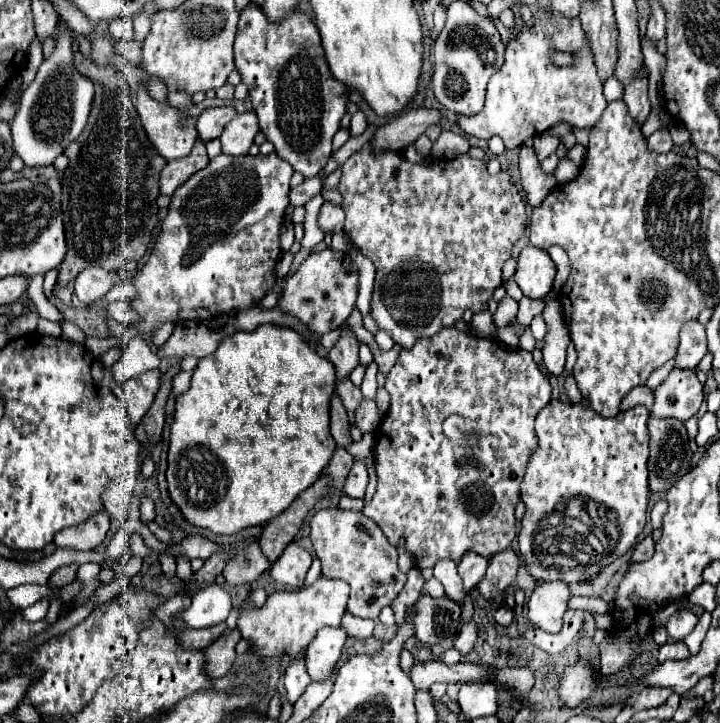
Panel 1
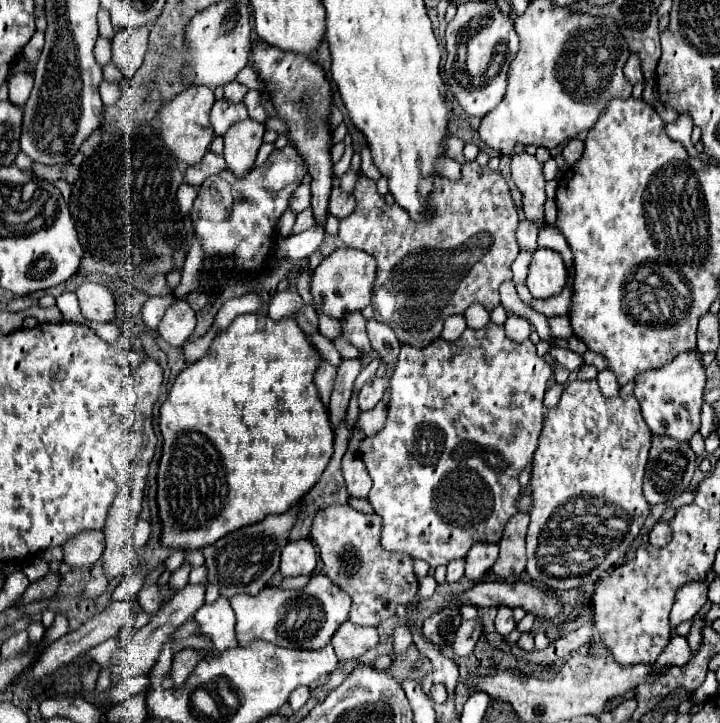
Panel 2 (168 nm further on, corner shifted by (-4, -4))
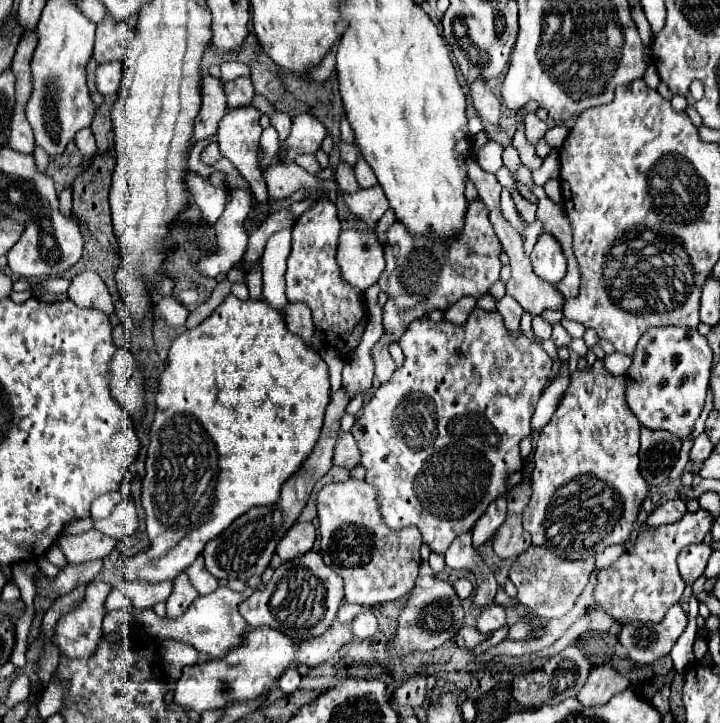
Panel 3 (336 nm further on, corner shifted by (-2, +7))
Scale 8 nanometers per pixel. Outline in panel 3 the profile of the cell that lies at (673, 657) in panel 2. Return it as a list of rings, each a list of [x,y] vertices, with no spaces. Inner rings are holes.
[[[674,605],[660,623],[626,623],[618,641],[634,663],[652,663],[672,651],[674,643],[686,629],[686,623],[686,613],[680,605]]]

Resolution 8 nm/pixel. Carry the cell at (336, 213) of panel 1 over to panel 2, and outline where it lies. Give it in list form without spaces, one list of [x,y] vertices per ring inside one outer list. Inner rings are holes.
[[[338,186],[332,188],[332,194],[330,194],[330,202],[328,202],[328,214],[342,220],[346,218],[352,210],[354,210],[356,202],[352,200],[352,194],[346,194],[342,192]]]

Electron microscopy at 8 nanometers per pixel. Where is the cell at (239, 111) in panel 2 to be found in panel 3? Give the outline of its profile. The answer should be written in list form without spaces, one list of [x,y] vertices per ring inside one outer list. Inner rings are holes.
[[[238,77],[234,81],[224,83],[226,85],[226,99],[228,99],[228,107],[236,109],[236,107],[244,107],[250,105],[254,99],[254,85],[250,77]]]

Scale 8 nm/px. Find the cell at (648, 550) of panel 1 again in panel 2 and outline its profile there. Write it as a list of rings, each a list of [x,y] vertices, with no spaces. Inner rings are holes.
[[[658,522],[658,524],[652,528],[648,542],[650,542],[652,546],[660,546],[660,548],[664,548],[664,546],[666,546],[666,542],[668,542],[670,538],[672,538],[672,534],[670,534],[670,528],[668,528],[668,524],[664,524],[664,522]]]

